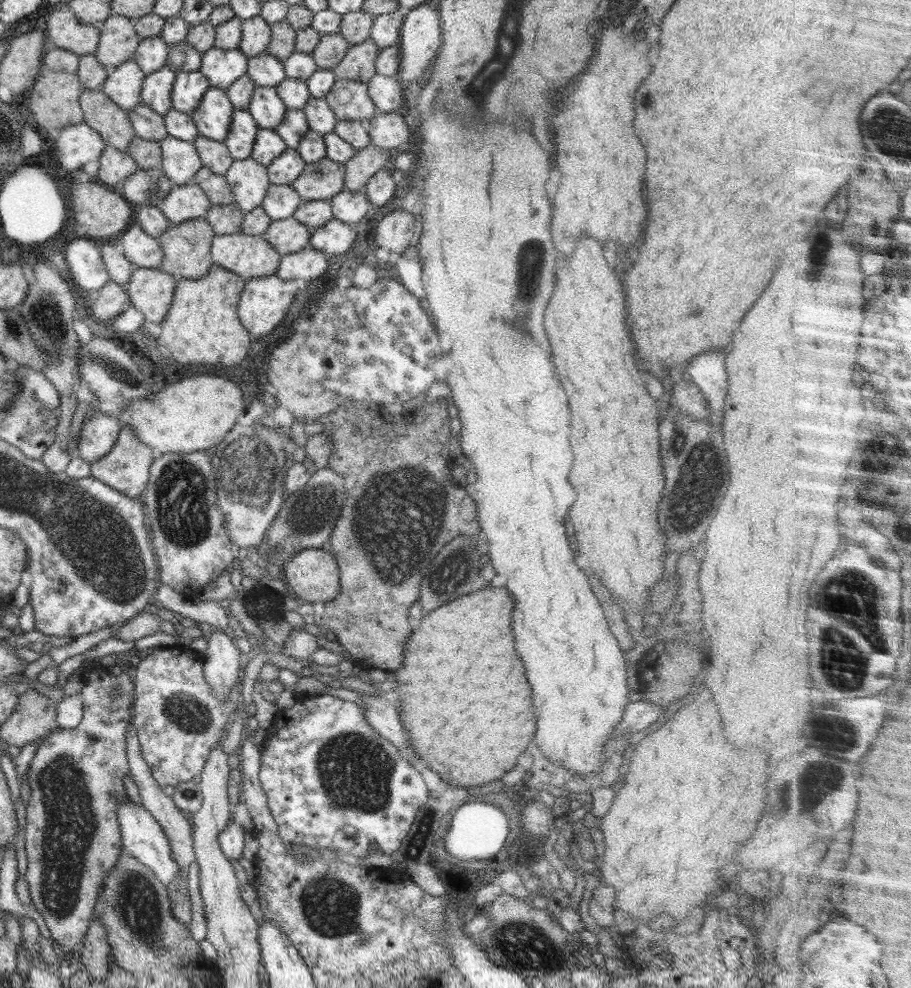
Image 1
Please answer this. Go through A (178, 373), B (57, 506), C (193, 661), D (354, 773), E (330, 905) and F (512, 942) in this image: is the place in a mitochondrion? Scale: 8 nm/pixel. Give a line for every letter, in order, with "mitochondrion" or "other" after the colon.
A: other
B: mitochondrion
C: other
D: mitochondrion
E: mitochondrion
F: mitochondrion

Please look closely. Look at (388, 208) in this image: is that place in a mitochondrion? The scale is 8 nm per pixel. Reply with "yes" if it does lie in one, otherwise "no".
no

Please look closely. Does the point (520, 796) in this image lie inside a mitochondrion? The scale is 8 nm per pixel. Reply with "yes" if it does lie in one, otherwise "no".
no

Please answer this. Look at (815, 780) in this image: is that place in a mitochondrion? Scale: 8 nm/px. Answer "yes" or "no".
yes

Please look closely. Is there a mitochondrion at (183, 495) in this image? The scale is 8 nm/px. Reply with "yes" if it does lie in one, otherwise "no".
yes

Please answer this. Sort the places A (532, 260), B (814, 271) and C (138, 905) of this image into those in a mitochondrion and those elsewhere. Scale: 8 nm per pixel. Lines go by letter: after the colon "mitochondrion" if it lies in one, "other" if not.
A: mitochondrion
B: mitochondrion
C: mitochondrion

